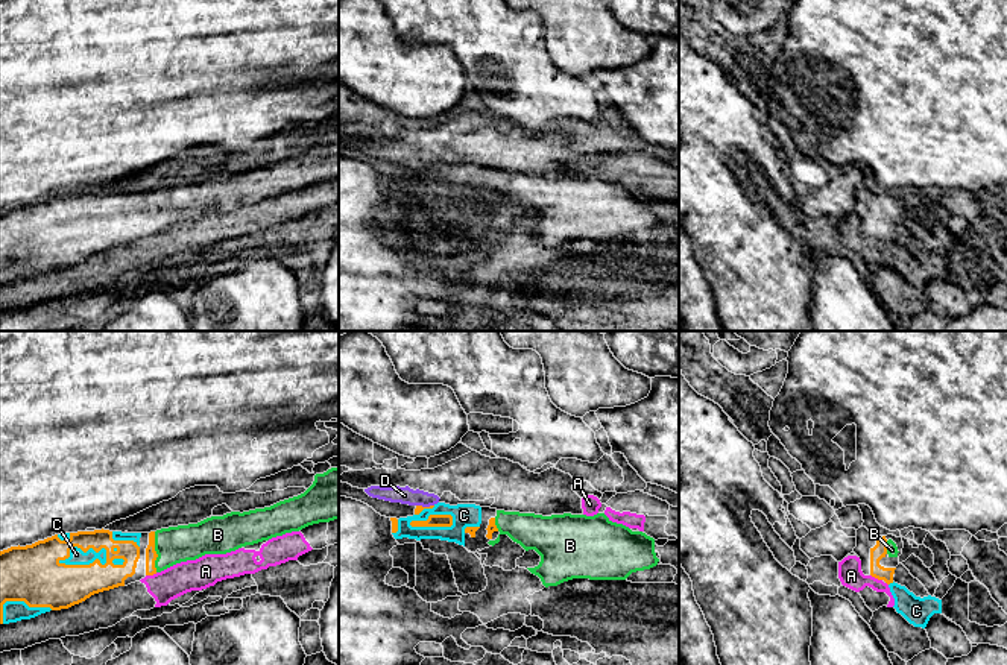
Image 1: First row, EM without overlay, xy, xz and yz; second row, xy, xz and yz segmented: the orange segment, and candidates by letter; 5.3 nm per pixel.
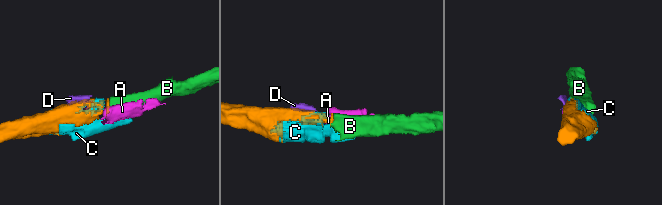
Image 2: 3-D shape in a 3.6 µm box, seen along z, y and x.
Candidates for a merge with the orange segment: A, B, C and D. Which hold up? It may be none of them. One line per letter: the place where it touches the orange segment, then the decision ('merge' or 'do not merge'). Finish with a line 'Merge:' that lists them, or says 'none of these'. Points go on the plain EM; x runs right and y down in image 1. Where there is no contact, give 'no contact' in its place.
A: contact yz (877, 237); do not merge
B: contact xy (155, 211); merge
C: contact xy (79, 207); do not merge
D: contact xz (426, 167); do not merge
Merge: B

